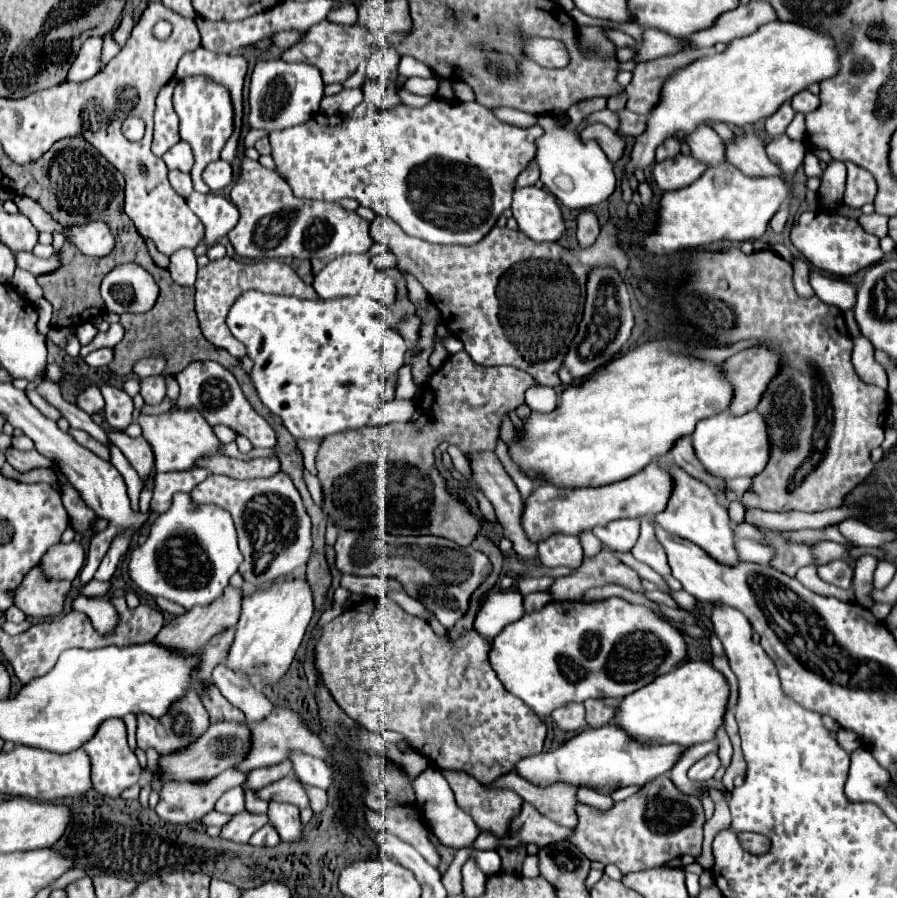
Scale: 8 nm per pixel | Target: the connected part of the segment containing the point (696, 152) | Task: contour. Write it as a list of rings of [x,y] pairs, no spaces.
[[[700,126],[700,130],[686,136],[686,142],[692,148],[692,156],[706,166],[726,162],[726,144],[712,128]]]

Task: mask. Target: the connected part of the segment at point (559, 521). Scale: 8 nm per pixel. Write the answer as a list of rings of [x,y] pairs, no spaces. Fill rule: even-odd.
[[[650,462],[648,466],[644,466],[644,470],[620,482],[600,488],[572,490],[572,494],[566,494],[566,490],[552,490],[552,486],[544,484],[536,486],[534,492],[524,500],[524,514],[520,522],[530,542],[536,544],[550,538],[552,534],[578,536],[586,530],[592,530],[594,526],[604,526],[620,518],[640,518],[640,516],[652,518],[654,514],[664,510],[670,490],[672,490],[672,478],[664,470],[660,470],[656,462]]]

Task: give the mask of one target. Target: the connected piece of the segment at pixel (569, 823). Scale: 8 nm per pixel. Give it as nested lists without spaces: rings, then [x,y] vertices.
[[[508,772],[502,778],[498,778],[490,786],[508,786],[516,790],[524,802],[532,804],[540,814],[554,820],[560,826],[574,828],[578,822],[576,814],[576,788],[572,786],[552,786],[552,790],[536,790],[536,786],[528,786],[524,778],[520,778],[516,772]]]

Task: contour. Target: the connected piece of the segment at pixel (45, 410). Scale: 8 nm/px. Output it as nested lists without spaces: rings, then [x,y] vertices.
[[[30,390],[30,392],[26,392],[26,394],[28,394],[30,402],[32,402],[44,416],[48,416],[50,420],[58,420],[58,418],[60,418],[60,412],[58,412],[54,406],[50,406],[48,402],[44,402],[44,398],[40,398],[40,394],[36,394],[36,390]]]

